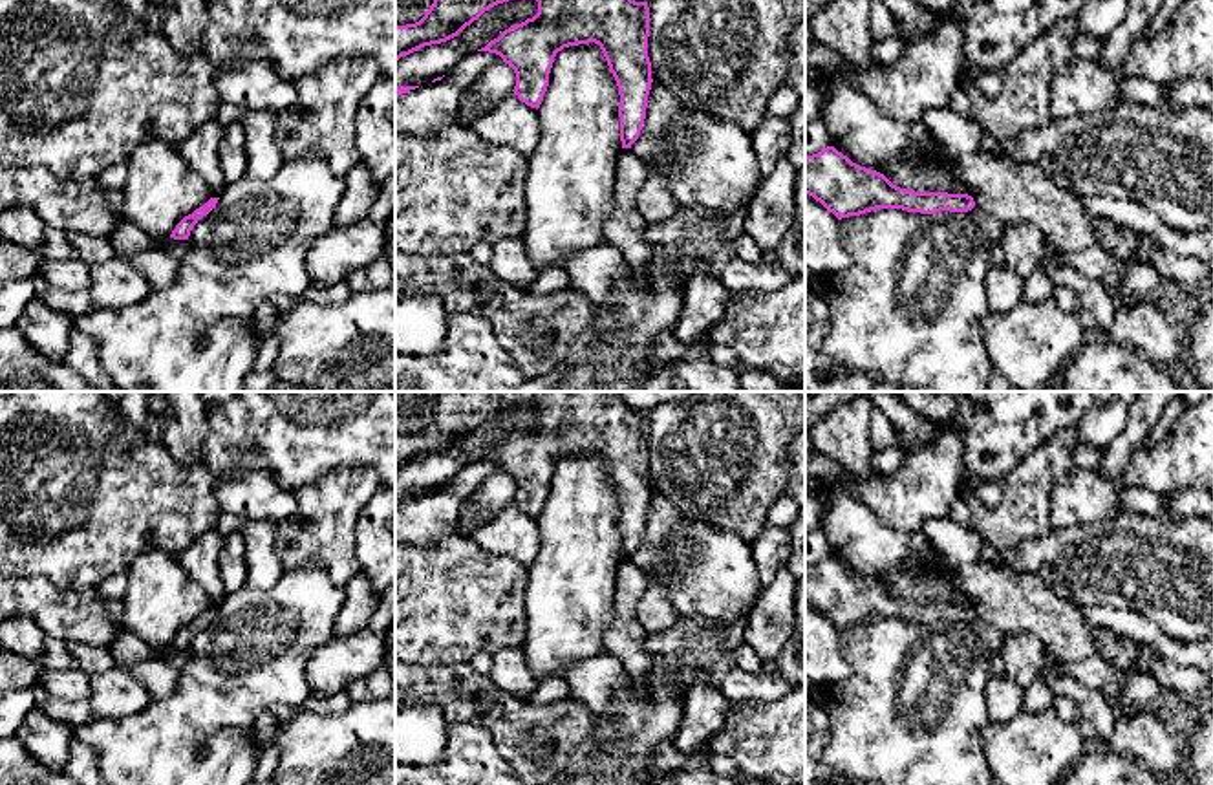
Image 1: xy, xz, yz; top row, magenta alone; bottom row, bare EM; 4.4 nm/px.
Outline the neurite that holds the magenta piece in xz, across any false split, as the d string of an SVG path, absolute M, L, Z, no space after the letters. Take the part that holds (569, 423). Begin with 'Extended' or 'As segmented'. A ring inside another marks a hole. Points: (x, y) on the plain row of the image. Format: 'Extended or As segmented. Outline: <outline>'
As segmented. Outline: M441 392L419 432L395 436L395 470L457 446L485 421L514 408L534 408L538 423L478 461L499 465L516 483L512 501L538 520L556 463L598 454L618 496L622 558L631 558L653 492L649 417L631 410L620 392Z

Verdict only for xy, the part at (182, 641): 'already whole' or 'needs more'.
already whole

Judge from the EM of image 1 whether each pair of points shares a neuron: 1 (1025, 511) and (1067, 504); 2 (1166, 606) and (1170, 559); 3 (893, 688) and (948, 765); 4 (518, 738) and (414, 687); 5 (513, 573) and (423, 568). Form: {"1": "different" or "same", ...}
{"1": "different", "2": "same", "3": "same", "4": "same", "5": "same"}

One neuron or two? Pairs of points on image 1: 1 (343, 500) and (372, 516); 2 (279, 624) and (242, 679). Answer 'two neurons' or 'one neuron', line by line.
1: two neurons
2: one neuron

